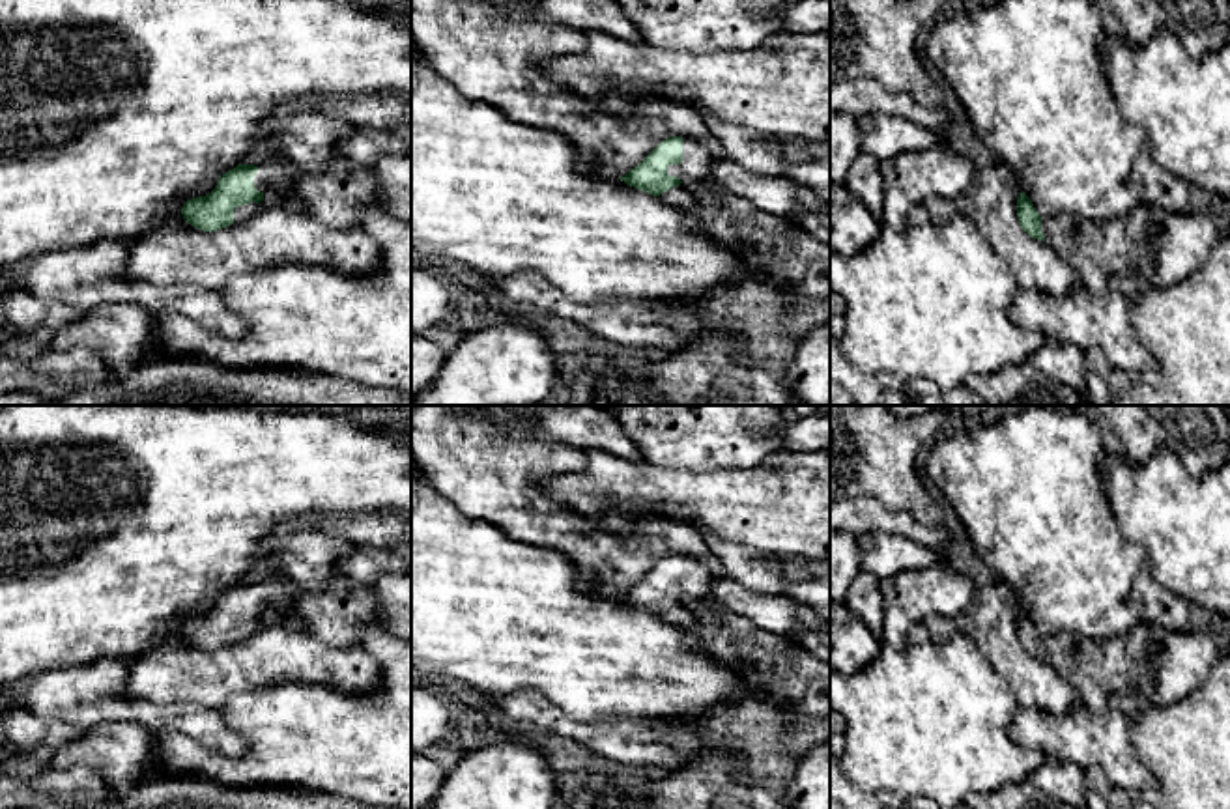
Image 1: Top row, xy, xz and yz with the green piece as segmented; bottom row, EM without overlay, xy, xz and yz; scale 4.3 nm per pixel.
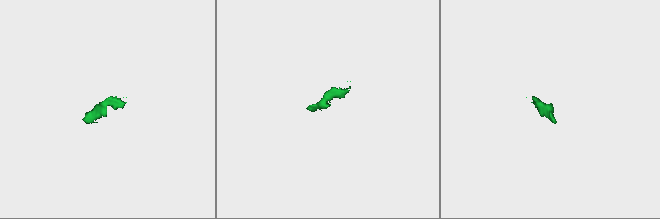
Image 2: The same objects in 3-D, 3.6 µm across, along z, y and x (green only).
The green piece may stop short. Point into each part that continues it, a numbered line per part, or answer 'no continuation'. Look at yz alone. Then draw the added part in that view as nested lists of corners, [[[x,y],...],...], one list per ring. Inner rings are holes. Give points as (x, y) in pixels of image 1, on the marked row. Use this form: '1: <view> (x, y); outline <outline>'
1: yz (1146, 249); outline [[[1138,204],[1110,220],[1090,220],[1071,213],[1041,217],[1041,232],[1094,295],[1122,293],[1129,303],[1200,271],[1221,239],[1213,213],[1172,213],[1150,204]]]

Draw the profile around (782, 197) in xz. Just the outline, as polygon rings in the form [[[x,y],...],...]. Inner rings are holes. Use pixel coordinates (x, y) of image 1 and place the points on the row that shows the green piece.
[[[731,159],[712,161],[710,179],[774,217],[789,219],[796,211],[826,211],[830,207],[791,177],[759,176]]]

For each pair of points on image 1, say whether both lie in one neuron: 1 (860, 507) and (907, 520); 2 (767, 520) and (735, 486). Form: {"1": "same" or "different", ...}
{"1": "same", "2": "same"}

